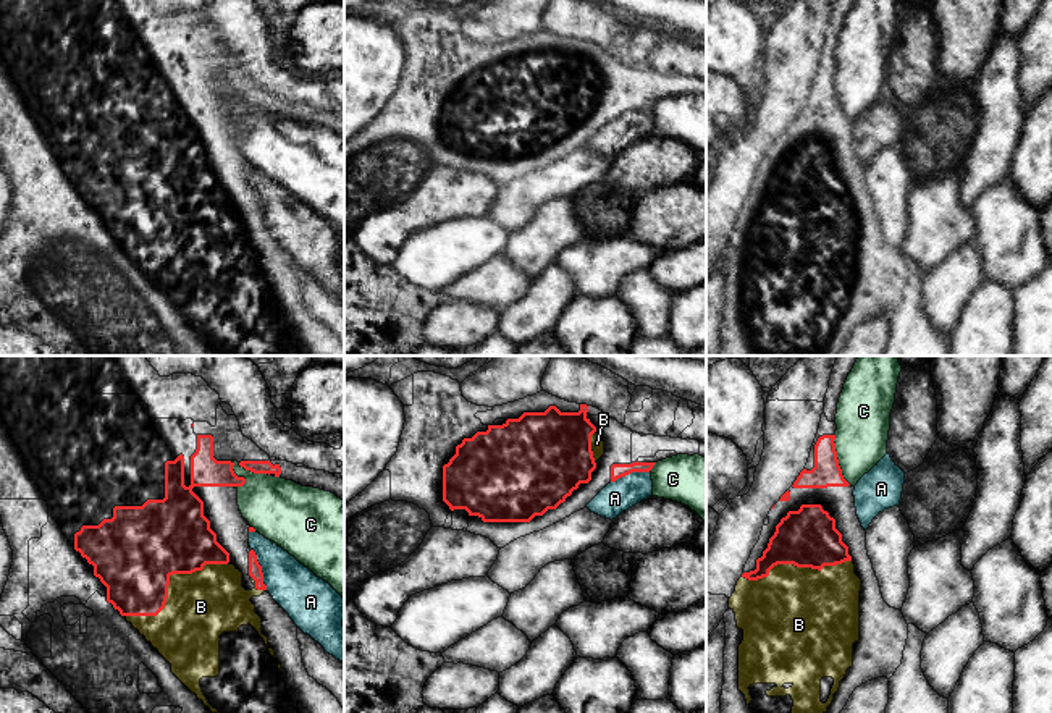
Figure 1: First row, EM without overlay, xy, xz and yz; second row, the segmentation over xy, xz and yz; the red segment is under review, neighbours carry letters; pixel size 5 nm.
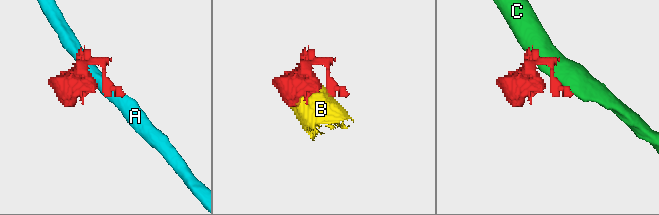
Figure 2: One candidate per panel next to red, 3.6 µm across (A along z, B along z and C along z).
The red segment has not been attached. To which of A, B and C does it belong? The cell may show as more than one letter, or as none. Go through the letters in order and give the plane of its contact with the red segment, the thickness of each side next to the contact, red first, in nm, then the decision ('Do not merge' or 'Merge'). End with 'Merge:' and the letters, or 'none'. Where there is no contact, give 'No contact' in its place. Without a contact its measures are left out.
A: Touches red in xy. Thickness 70 nm (red) against 240 nm. Do not merge
B: Touches red in xy. Thickness 420 nm (red) against 340 nm. Merge
C: Touches red in yz. Thickness 140 nm (red) against 280 nm. Do not merge
Merge: B

